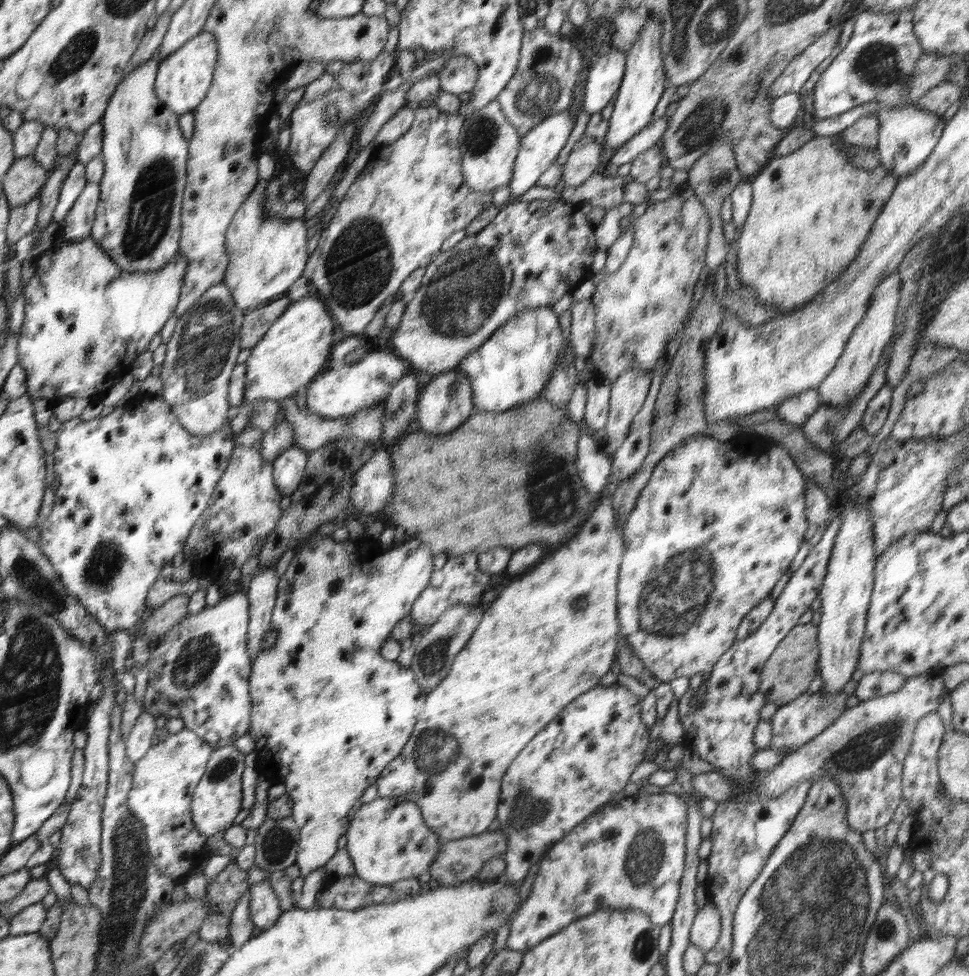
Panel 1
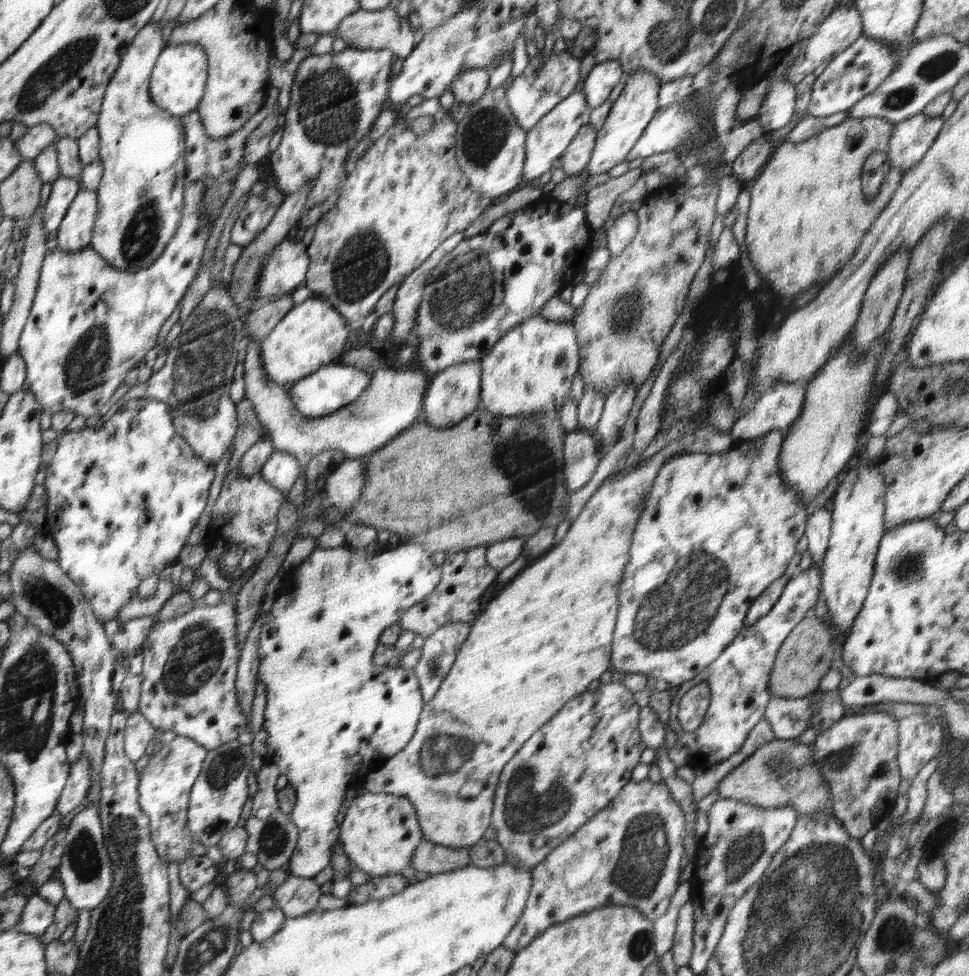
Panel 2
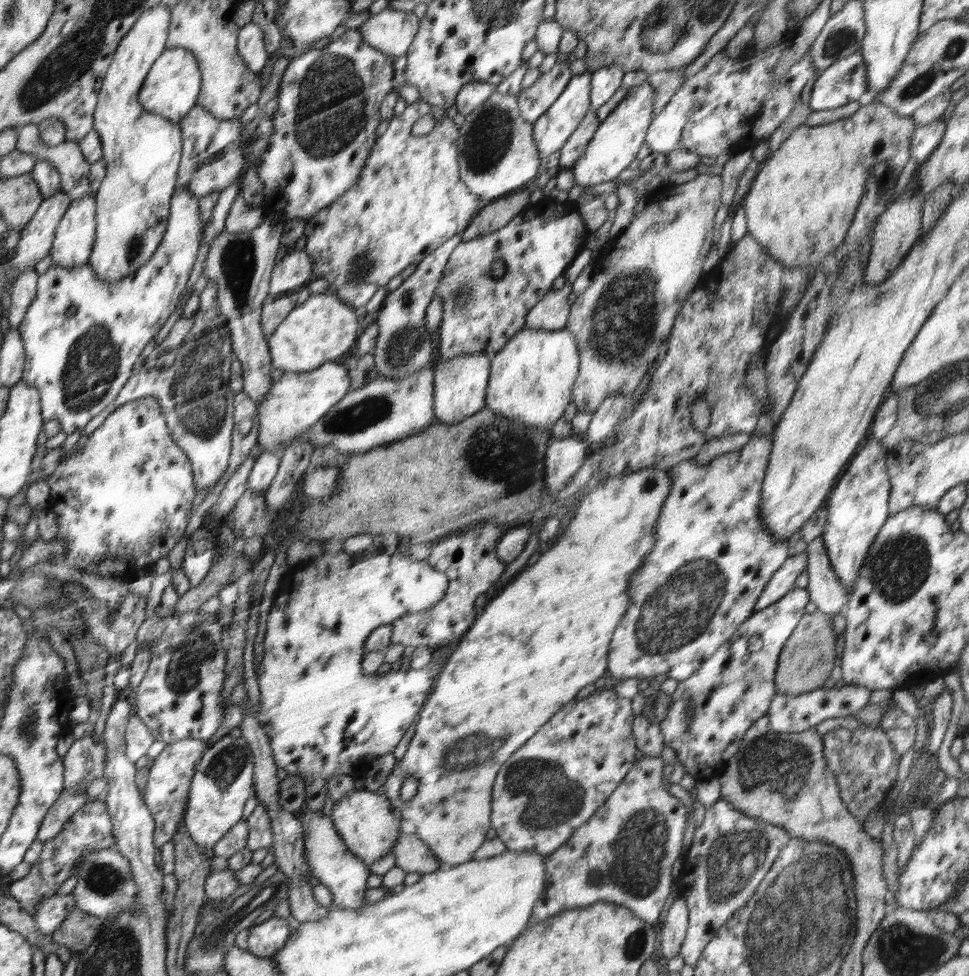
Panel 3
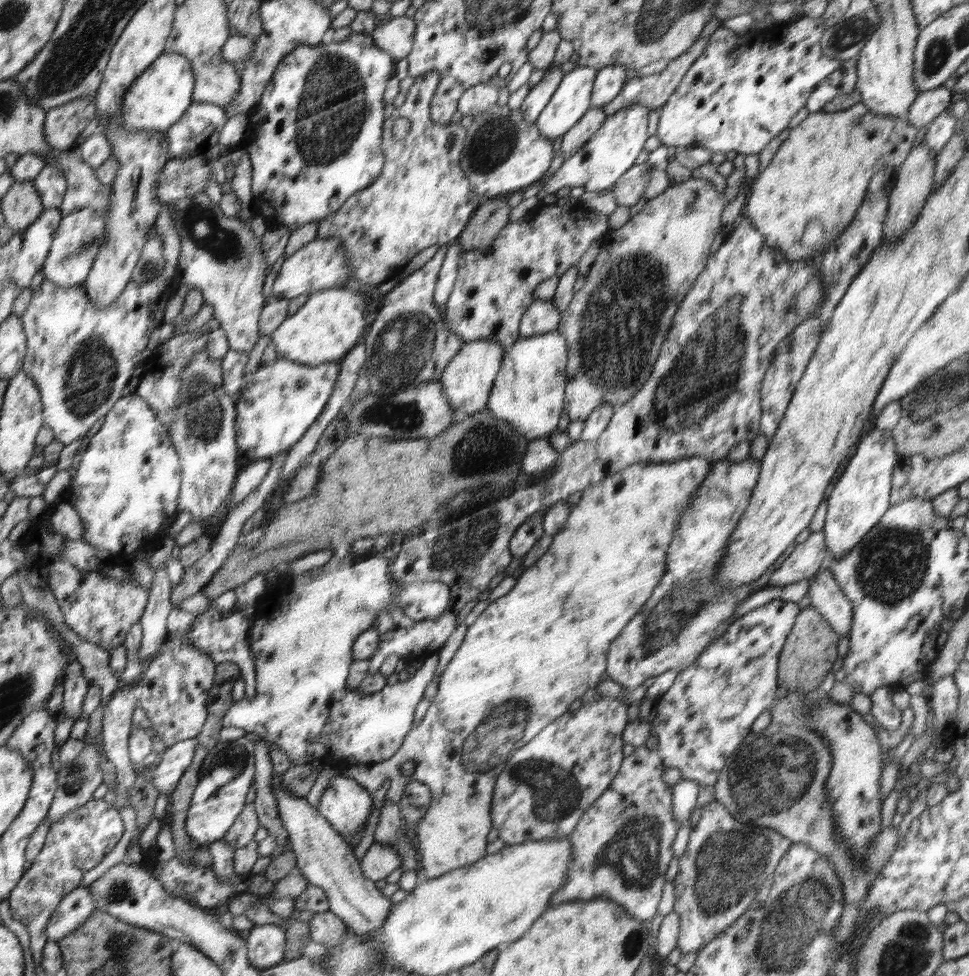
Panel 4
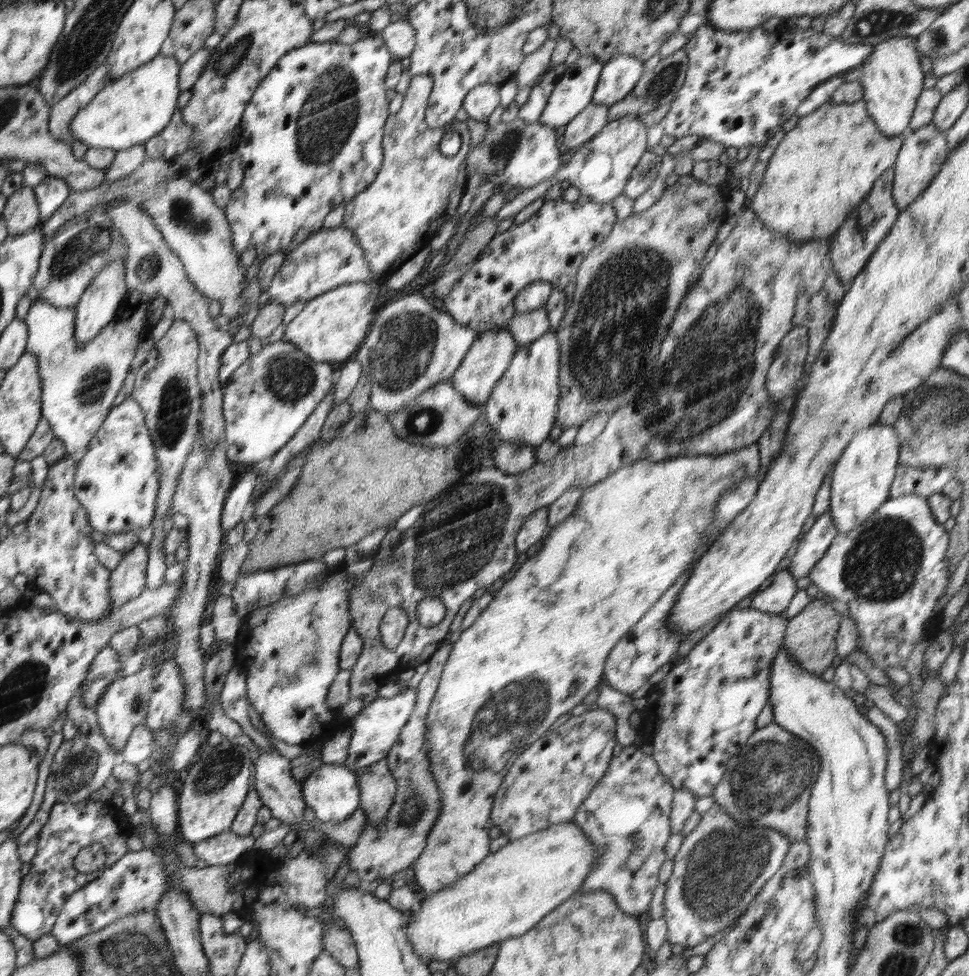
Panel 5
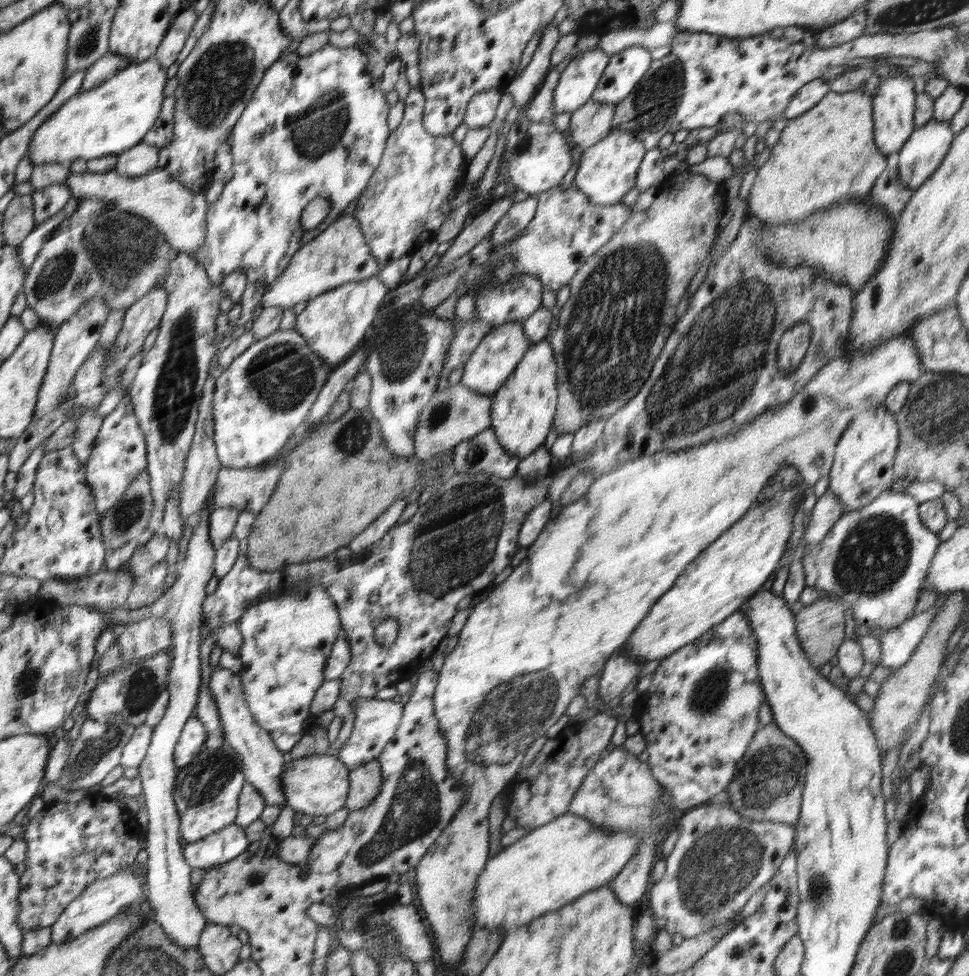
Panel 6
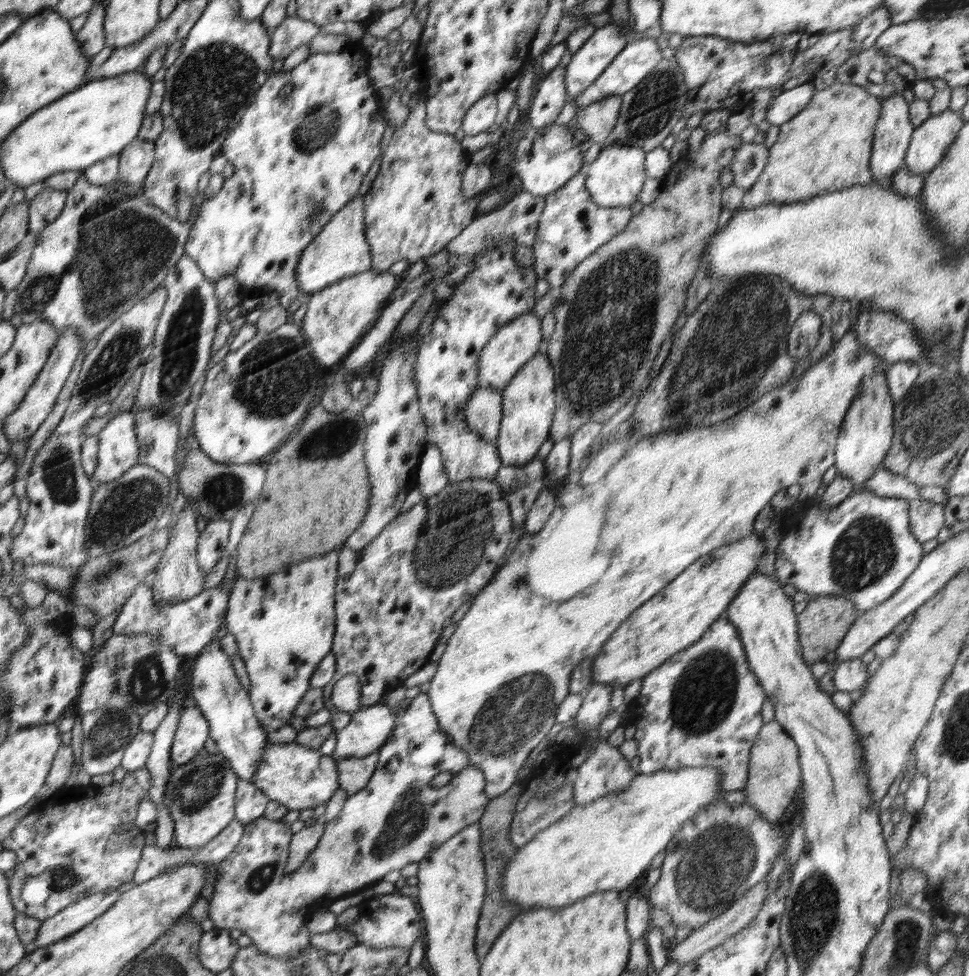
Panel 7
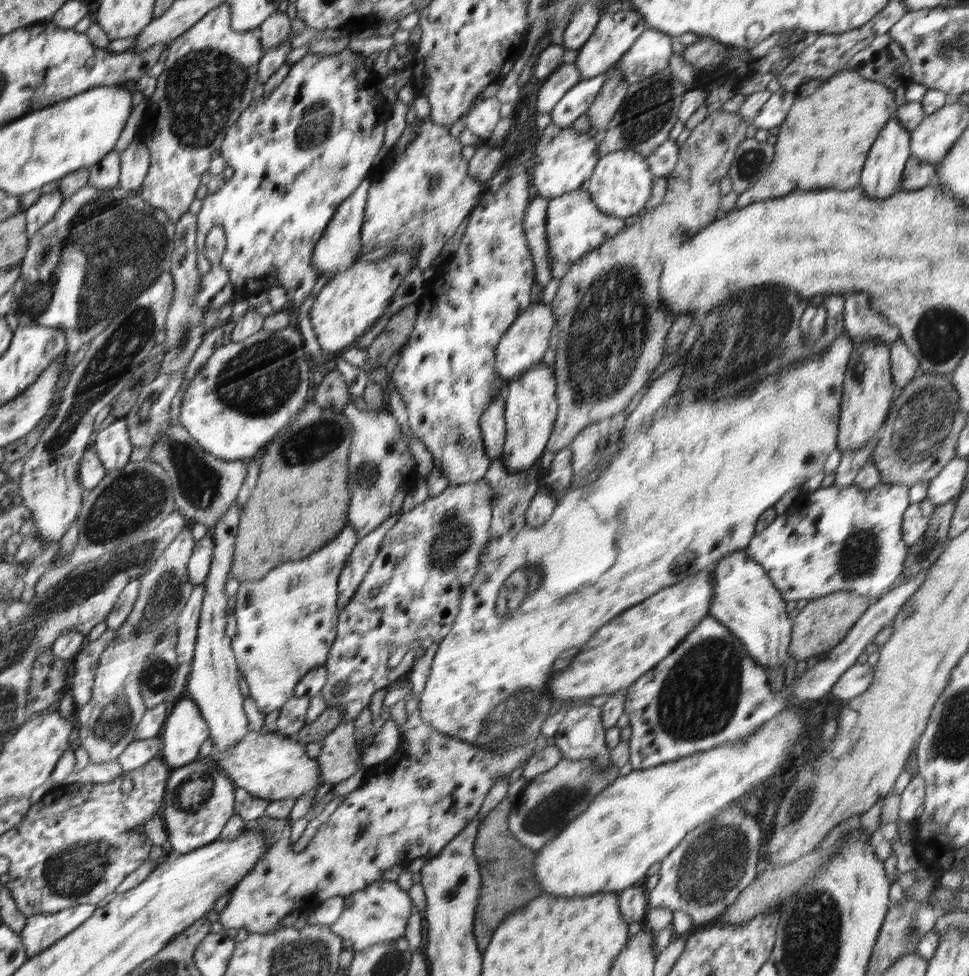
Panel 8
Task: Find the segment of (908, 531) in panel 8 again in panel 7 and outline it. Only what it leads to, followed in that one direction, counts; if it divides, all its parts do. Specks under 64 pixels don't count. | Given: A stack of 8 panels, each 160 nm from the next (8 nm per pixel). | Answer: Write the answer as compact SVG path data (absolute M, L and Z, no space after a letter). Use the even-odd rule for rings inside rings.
M909 500L910 532L921 544L937 538L945 521L945 505L931 500Z

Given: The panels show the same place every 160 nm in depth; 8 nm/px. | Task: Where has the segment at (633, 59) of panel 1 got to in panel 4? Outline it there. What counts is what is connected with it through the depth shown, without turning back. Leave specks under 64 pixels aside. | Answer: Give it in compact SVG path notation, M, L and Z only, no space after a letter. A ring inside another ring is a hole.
M642 104L627 107L611 114L604 120L599 130L588 139L564 164L558 168L554 176L545 178L543 189L537 194L542 200L546 194L556 193L563 186L583 186L586 191L612 191L616 181L632 166L644 148L649 134L647 123L650 109Z

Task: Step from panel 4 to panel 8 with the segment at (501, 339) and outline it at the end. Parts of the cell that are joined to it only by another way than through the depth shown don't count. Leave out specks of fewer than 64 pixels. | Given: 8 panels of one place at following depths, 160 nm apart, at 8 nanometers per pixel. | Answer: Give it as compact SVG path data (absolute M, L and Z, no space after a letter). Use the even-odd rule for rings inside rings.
M588 184L549 199L546 213L546 240L549 246L551 276L561 279L579 258L596 250L603 242L616 237L626 226L624 218L607 215L594 204Z

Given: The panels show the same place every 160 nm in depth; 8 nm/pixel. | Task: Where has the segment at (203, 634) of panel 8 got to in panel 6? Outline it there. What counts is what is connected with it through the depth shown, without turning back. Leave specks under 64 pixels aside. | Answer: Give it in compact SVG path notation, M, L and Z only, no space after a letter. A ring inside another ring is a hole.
M216 665L209 674L209 685L207 687L214 702L216 702L216 707L218 707L223 738L244 759L244 772L249 784L254 786L264 797L266 805L286 806L286 794L284 793L284 781L282 780L284 780L284 770L286 770L288 762L287 755L275 747L269 731L253 718L244 697L245 691L240 684L240 678L236 676L236 673L230 672L230 669Z

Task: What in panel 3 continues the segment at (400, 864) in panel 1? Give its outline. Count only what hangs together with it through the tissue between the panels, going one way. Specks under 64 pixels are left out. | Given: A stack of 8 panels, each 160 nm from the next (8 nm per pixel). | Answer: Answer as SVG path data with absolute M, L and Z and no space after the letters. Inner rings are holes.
M362 786L352 790L336 802L332 809L334 826L344 839L349 851L365 862L366 866L382 860L392 853L393 844L397 841L401 817L394 813L393 803L384 794L370 791Z

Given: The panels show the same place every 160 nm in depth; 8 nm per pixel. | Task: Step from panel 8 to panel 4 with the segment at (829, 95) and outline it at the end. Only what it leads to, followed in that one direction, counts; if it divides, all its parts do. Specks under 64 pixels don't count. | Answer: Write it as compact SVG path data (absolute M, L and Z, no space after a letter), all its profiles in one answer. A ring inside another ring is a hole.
M863 103L838 113L809 113L799 126L789 130L788 137L779 146L773 160L757 176L752 191L747 194L744 214L750 217L753 226L762 235L762 241L776 249L779 255L790 261L806 257L819 259L829 244L850 225L864 200L871 178L887 165L902 166L918 132L906 117L870 113ZM814 221L824 227L824 236L814 246L801 245L806 227Z

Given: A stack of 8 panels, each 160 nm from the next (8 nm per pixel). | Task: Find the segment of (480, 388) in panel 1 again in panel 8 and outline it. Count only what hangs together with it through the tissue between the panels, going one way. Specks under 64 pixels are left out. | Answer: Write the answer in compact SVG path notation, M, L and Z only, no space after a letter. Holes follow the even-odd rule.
M546 364L531 367L505 385L506 436L502 454L498 458L509 471L522 471L538 465L553 431L557 417L557 382L554 372Z

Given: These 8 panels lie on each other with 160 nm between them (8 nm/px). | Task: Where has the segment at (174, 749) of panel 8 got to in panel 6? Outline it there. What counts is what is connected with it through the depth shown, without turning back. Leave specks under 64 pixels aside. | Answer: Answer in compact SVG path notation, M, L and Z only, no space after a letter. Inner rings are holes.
M196 717L190 718L183 726L181 738L174 753L179 769L189 765L190 761L194 760L194 756L202 750L204 740L206 740L206 729L205 724Z

